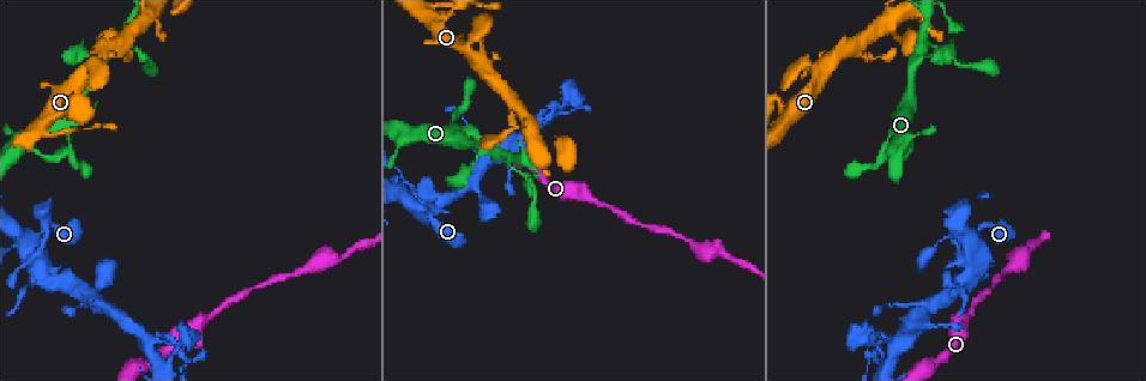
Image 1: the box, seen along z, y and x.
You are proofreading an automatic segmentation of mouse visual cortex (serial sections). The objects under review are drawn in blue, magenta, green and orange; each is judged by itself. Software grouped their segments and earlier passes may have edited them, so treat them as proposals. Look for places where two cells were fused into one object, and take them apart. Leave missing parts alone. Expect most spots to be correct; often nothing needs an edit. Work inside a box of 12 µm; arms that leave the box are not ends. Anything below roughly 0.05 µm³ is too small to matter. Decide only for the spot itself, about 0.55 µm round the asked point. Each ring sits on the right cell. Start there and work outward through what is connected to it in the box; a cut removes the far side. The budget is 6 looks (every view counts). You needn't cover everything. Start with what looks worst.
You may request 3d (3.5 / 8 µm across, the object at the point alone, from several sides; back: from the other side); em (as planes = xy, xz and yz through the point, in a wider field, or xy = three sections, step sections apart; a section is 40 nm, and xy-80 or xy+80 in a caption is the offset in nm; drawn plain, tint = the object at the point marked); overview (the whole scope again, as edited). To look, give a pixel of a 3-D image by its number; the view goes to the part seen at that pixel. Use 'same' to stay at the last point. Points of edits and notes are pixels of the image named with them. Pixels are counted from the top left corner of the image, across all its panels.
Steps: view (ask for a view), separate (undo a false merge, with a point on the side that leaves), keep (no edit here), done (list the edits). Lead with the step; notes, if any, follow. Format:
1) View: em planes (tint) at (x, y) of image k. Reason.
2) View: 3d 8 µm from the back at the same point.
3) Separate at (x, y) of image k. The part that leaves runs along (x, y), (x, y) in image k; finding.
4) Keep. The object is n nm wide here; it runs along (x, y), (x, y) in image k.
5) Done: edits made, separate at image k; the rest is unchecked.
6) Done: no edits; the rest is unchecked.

View: 3d 3.5 µm at (919, 48) of image 1. Narrows sharply.

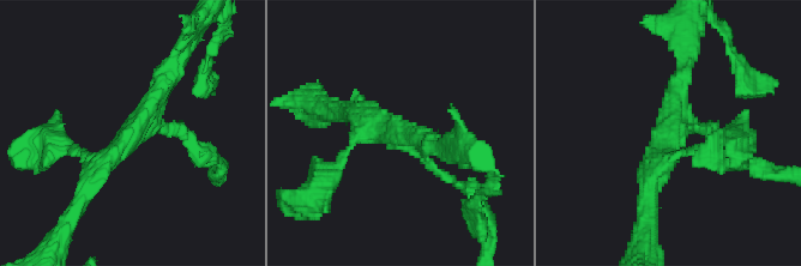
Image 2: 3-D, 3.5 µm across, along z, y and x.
View: em xy step 2 (tint) at (405, 135) of image 2. 3 arms meet here; the arms are 150, 250, 300 nm wide.

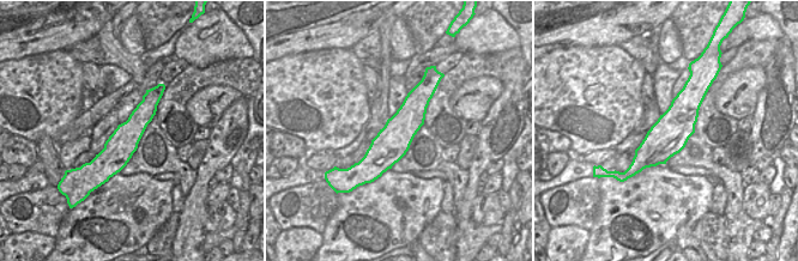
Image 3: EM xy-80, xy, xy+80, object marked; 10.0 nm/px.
Keep. It runs along (89, 185), (133, 133), (178, 59) in image 2; one cell here.

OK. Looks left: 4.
View: 3d 3.5 µm at (40, 155) of image 1. Abrupt turn.

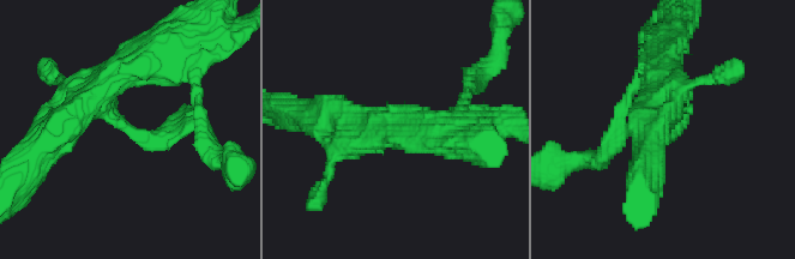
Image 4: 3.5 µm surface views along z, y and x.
View: em planes (tint) at (134, 130) of image 4.

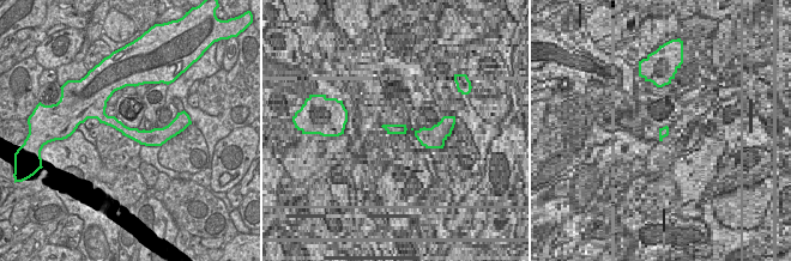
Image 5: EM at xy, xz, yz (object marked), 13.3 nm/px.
Keep. The object is 190 nm wide here; it runs along (383, 127), (434, 133), (452, 157) in image 4; continuous, no second cell.

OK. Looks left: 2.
View: 3d 3.5 µm at (34, 280) of image 1. Calibre changes.

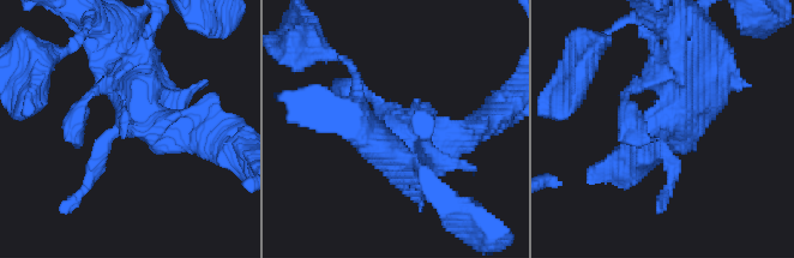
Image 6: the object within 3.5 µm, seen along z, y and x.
View: em xy step 1 (tint) at (126, 121) of image 6. Now the EM.

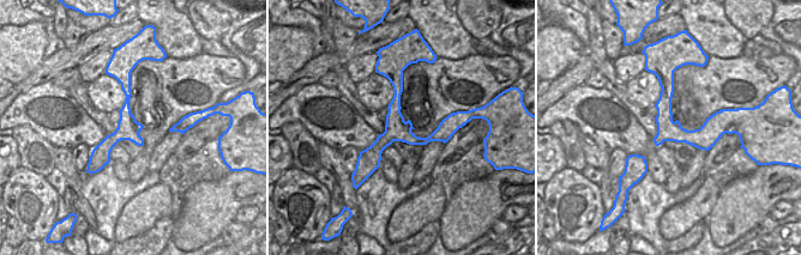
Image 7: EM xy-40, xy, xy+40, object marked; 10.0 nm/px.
Keep. One cell here.

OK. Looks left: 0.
Done: no edits; the rest is unchecked.

